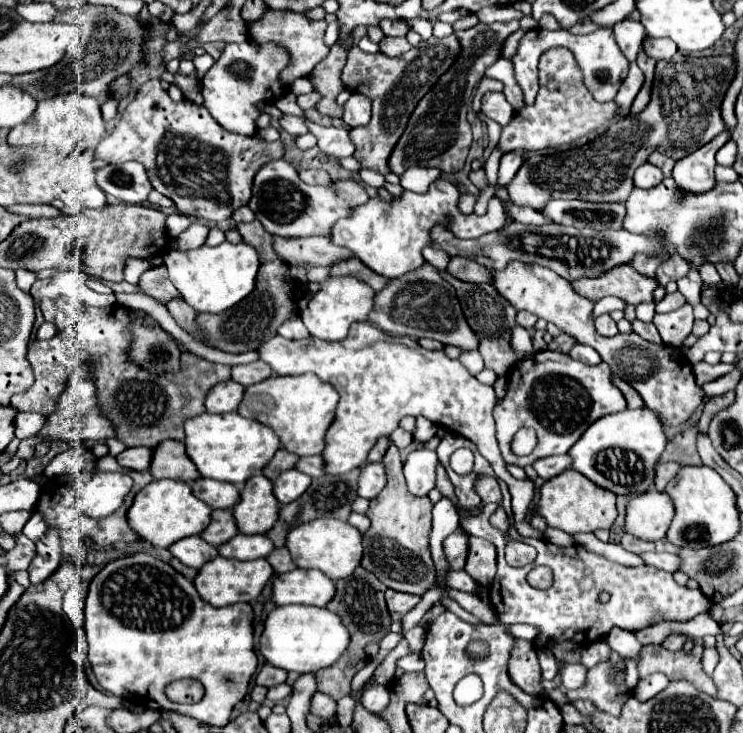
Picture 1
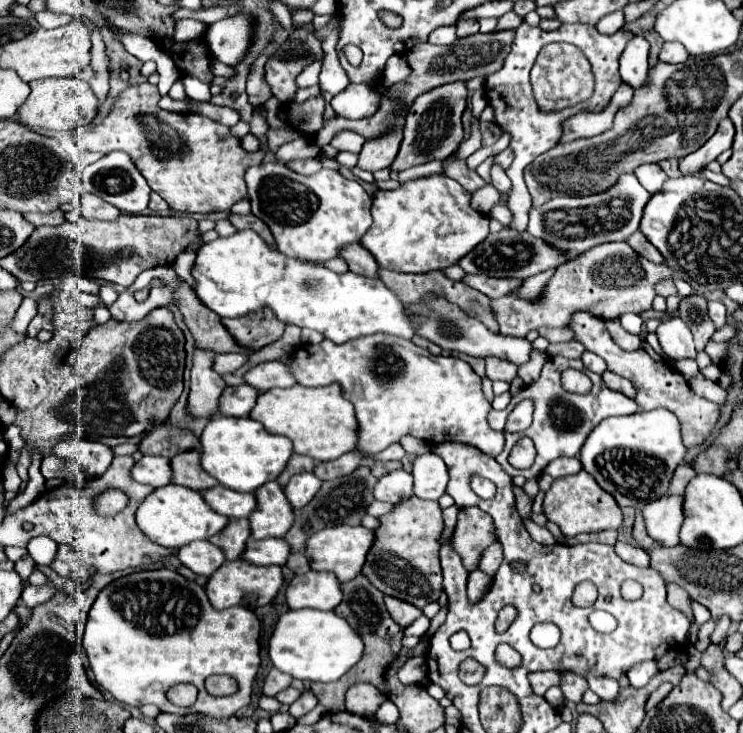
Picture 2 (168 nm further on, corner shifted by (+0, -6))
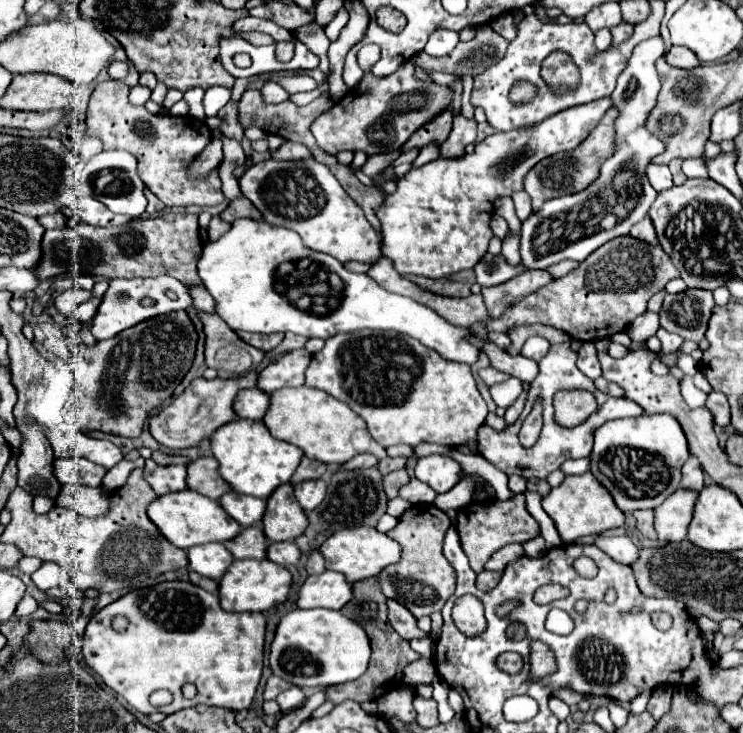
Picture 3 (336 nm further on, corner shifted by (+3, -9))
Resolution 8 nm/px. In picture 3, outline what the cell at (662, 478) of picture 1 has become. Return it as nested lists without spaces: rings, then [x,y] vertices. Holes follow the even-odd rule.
[[[690,457],[682,467],[682,489],[700,491],[704,487],[704,471],[696,457]]]

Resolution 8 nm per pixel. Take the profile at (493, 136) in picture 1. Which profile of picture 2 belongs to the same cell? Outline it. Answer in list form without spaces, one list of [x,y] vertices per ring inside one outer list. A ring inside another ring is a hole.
[[[474,91],[472,97],[470,98],[472,105],[472,114],[477,120],[480,120],[481,112],[487,106],[488,102],[484,95],[480,91]]]

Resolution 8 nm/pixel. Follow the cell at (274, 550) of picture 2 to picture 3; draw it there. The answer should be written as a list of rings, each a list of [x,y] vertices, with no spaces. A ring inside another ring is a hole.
[[[282,541],[282,543],[270,543],[266,549],[266,559],[272,563],[278,563],[282,567],[298,563],[300,549],[294,545],[294,541]]]

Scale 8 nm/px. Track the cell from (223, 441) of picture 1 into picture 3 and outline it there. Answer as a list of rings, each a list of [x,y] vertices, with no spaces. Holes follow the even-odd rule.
[[[234,419],[228,425],[218,427],[210,437],[210,449],[218,459],[218,473],[234,491],[262,499],[266,499],[278,485],[290,481],[304,455],[300,447],[274,439],[262,421],[246,419]]]

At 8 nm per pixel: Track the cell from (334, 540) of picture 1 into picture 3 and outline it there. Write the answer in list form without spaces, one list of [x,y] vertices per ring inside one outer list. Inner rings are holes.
[[[350,527],[350,529],[342,529],[336,531],[334,535],[330,535],[330,539],[326,539],[326,543],[322,543],[320,553],[326,559],[326,569],[332,571],[340,571],[342,575],[346,575],[348,583],[356,583],[368,577],[378,575],[386,565],[392,565],[400,559],[400,545],[390,539],[384,533],[378,533],[372,527]]]

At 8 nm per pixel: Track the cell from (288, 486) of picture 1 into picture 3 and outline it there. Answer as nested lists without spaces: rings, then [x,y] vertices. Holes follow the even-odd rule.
[[[322,479],[302,481],[302,483],[294,485],[294,495],[304,511],[312,511],[314,507],[318,507],[324,499],[324,491],[326,491],[326,483]]]

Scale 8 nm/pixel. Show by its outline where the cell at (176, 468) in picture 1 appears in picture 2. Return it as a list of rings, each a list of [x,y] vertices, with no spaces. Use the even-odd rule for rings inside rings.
[[[201,450],[181,452],[175,458],[171,458],[171,464],[173,464],[173,482],[175,484],[187,486],[197,492],[209,490],[219,484],[213,476],[209,476],[201,468]]]

